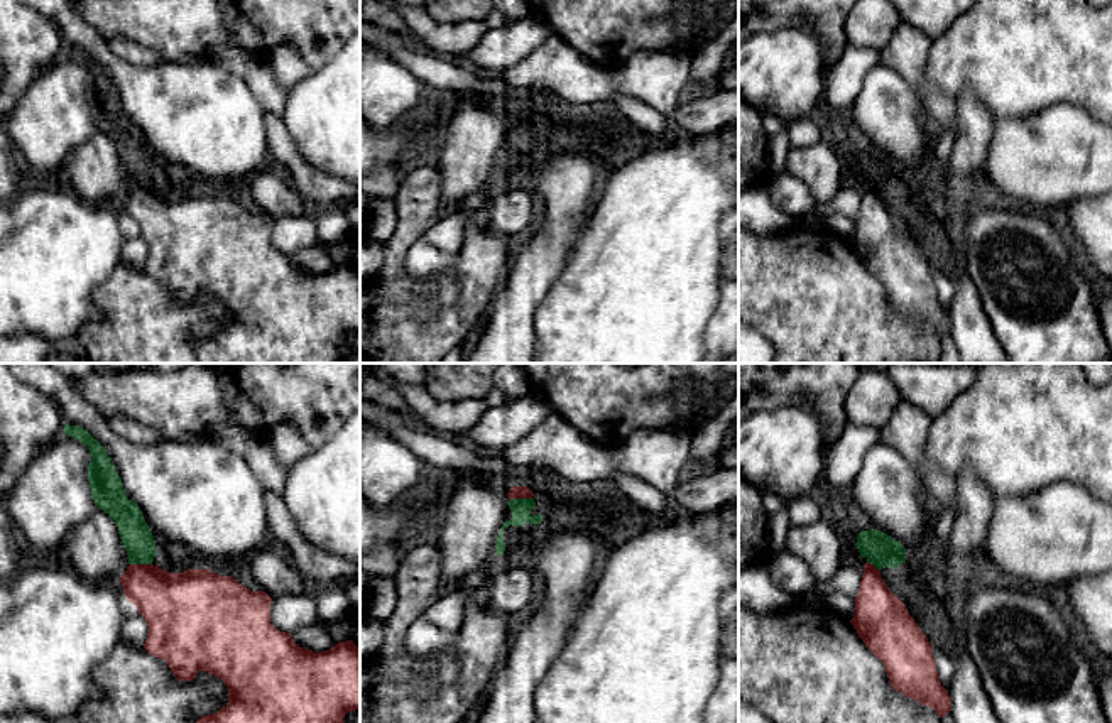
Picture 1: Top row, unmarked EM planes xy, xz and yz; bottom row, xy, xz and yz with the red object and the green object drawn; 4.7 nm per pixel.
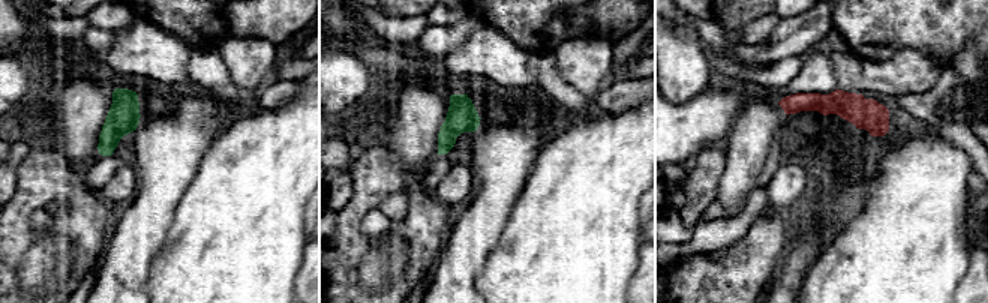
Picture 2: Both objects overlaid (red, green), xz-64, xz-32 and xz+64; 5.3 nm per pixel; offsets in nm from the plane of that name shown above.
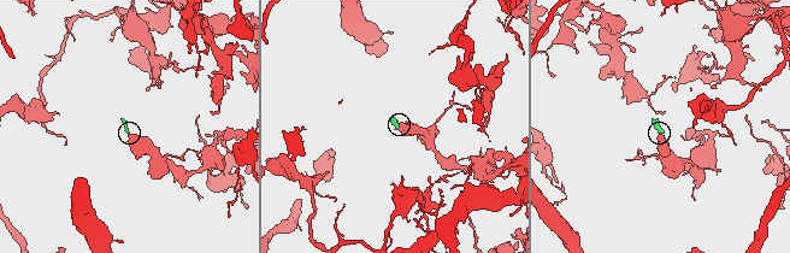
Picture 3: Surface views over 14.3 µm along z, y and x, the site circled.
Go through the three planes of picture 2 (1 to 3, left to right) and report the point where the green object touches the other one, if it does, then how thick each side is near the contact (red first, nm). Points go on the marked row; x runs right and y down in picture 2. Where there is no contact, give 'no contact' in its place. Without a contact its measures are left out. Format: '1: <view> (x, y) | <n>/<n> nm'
1: no contact
2: no contact
3: no contact

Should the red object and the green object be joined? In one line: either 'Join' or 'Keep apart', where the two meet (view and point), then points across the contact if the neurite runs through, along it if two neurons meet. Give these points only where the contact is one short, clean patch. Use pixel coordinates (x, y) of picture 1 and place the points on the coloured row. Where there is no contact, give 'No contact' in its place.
Keep apart. Touches red at xz (519, 497). Boundary: xz (531, 497), (514, 497), (509, 500)

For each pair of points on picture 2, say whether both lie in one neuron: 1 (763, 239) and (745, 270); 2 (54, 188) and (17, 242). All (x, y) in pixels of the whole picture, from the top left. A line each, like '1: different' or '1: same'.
1: same
2: same

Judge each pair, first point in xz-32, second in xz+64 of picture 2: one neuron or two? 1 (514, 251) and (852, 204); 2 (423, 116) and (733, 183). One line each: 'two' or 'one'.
1: two
2: one

